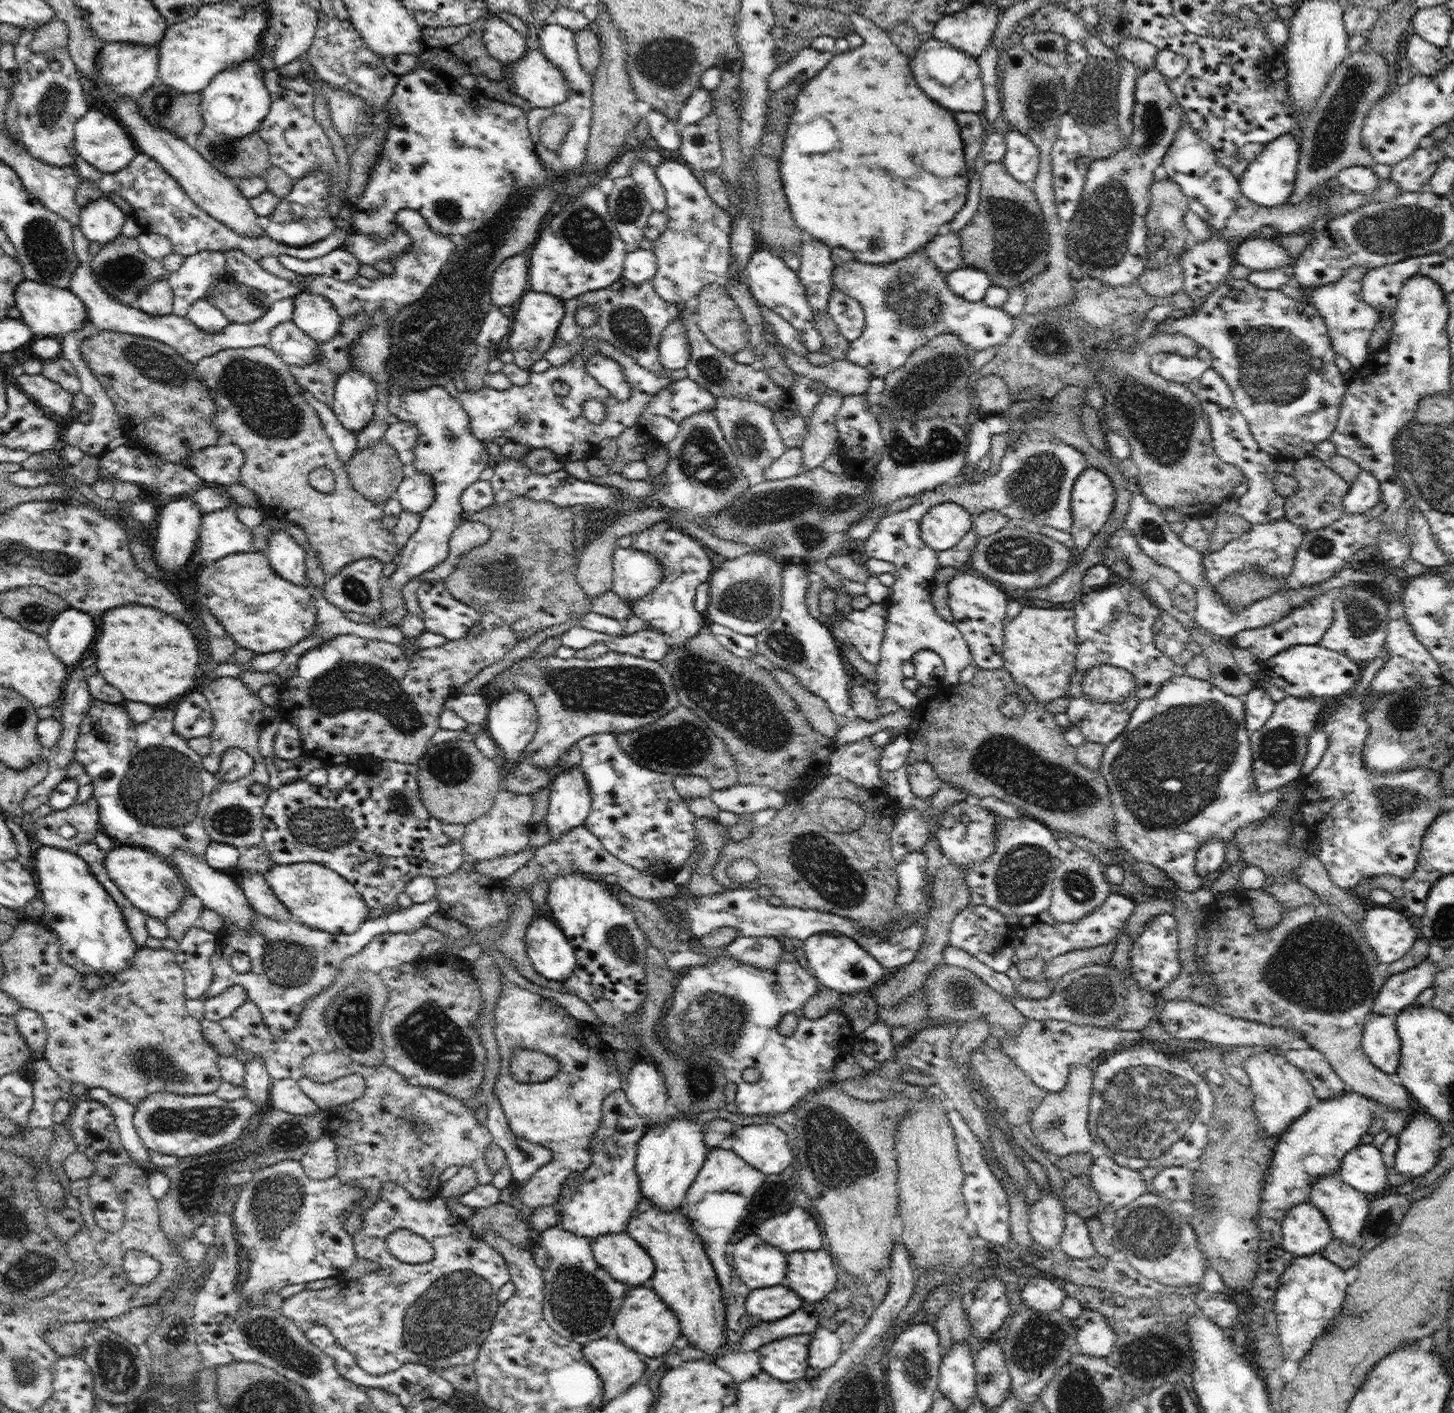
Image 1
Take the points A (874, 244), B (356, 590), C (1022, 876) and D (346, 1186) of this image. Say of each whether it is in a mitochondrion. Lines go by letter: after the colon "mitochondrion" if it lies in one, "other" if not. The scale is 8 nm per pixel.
A: mitochondrion
B: mitochondrion
C: mitochondrion
D: other

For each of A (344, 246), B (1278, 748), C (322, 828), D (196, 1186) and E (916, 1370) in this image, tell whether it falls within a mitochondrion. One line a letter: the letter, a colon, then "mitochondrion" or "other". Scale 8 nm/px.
A: other
B: mitochondrion
C: mitochondrion
D: mitochondrion
E: mitochondrion

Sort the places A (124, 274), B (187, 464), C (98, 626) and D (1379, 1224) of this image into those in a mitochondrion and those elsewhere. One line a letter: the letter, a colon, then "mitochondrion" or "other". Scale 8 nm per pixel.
A: mitochondrion
B: other
C: other
D: mitochondrion

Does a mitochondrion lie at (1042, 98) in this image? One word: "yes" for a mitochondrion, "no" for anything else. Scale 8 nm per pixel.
yes

